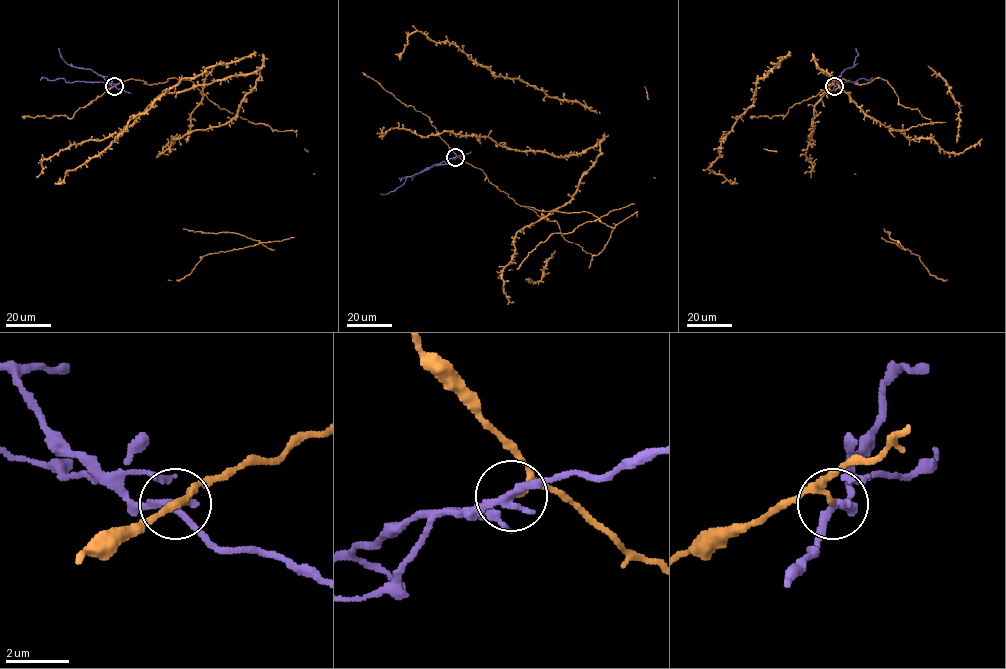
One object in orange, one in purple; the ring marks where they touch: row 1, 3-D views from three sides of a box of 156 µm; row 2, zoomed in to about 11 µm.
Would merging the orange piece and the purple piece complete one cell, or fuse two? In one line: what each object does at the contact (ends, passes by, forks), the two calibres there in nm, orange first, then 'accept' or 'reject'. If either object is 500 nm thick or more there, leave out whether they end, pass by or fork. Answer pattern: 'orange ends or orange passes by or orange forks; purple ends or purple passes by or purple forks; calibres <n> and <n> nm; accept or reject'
orange passes by; purple passes by; calibres 120 and 240 nm; reject

